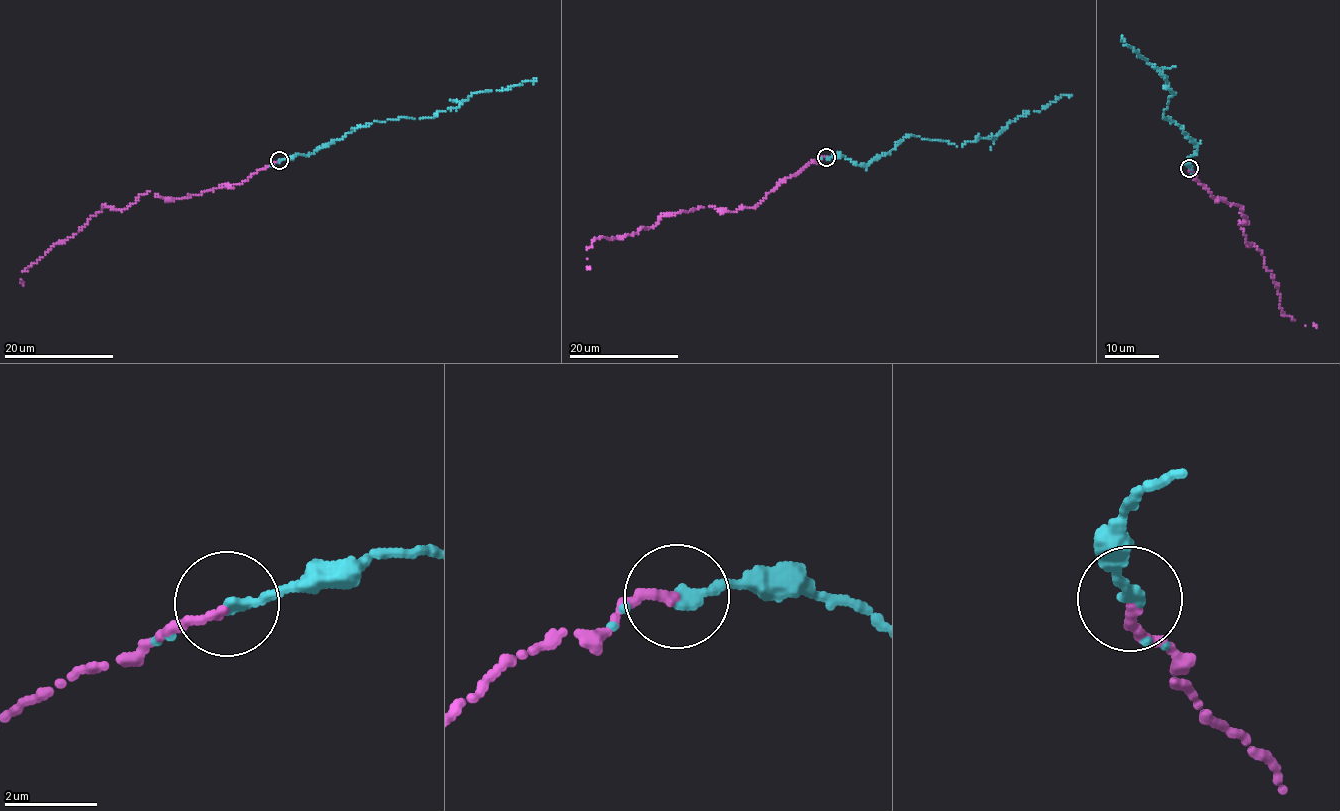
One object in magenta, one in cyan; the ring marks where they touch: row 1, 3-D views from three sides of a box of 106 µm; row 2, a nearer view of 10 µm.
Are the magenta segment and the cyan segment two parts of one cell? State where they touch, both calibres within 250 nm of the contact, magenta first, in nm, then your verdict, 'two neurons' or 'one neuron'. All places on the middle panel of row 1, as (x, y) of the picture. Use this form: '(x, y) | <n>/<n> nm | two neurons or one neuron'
(826, 157) | 200/180 nm | one neuron

